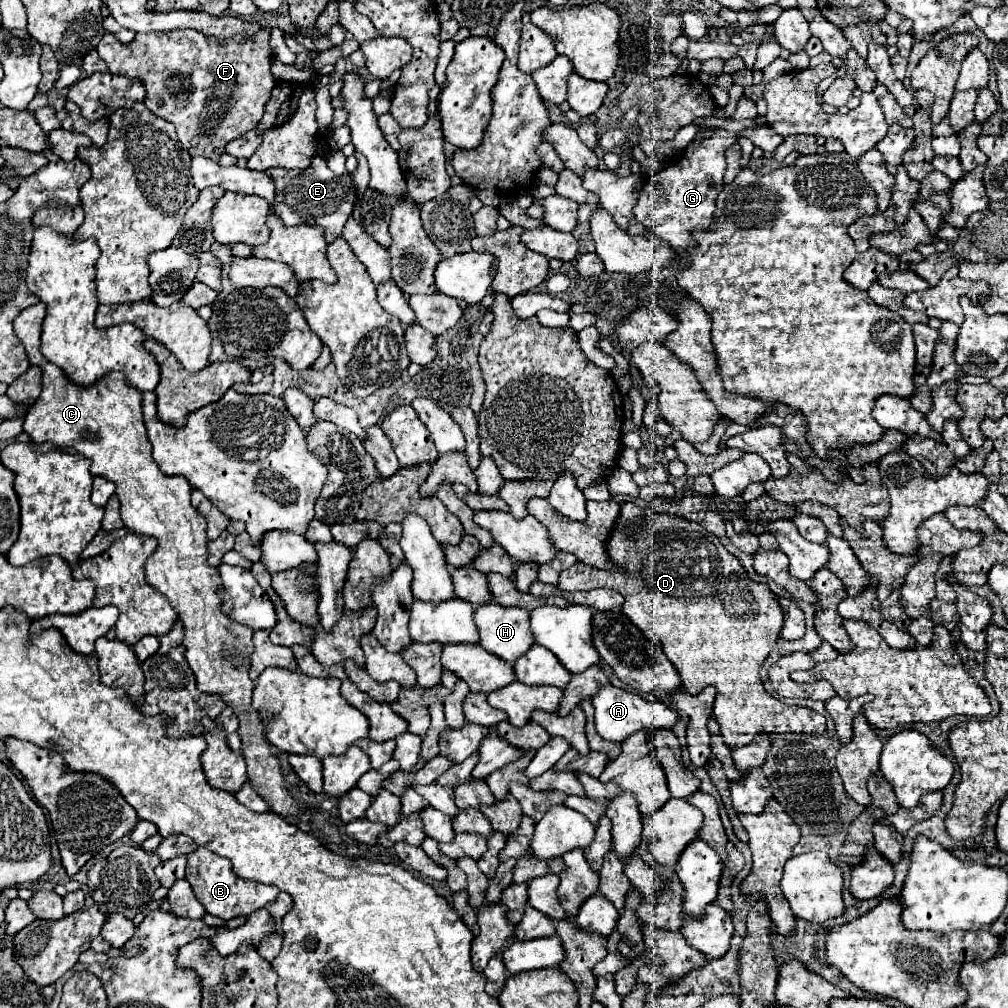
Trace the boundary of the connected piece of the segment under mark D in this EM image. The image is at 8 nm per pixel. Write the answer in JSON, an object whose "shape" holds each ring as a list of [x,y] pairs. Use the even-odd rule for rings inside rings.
{"shape":[[[628,501],[620,507],[620,515],[606,541],[606,553],[616,569],[594,569],[578,561],[570,569],[560,571],[558,587],[564,591],[610,587],[622,593],[626,617],[646,637],[649,638],[650,629],[662,641],[664,655],[680,673],[682,685],[688,693],[700,693],[702,687],[716,685],[714,717],[728,747],[746,745],[758,733],[822,733],[826,729],[826,719],[820,713],[800,705],[786,705],[764,691],[758,669],[776,647],[782,629],[782,611],[768,585],[752,581],[742,563],[720,543],[718,537],[680,515],[656,513]]]}

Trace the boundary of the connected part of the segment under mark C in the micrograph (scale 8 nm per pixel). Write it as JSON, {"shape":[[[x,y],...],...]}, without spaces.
{"shape":[[[44,303],[30,305],[28,309],[20,311],[20,315],[14,319],[14,333],[22,341],[28,359],[32,365],[38,365],[42,369],[42,393],[36,399],[36,403],[28,409],[24,417],[24,431],[32,437],[34,443],[54,443],[54,445],[68,445],[70,449],[76,449],[86,459],[92,461],[90,471],[92,475],[106,477],[114,481],[116,495],[120,499],[120,515],[124,525],[134,533],[148,533],[150,537],[158,539],[156,553],[146,561],[146,577],[150,585],[158,587],[170,603],[174,605],[174,611],[178,613],[178,619],[184,625],[184,647],[186,647],[186,661],[196,675],[197,688],[204,693],[218,693],[222,699],[250,699],[250,693],[254,689],[254,681],[250,679],[250,637],[252,629],[232,621],[222,611],[222,595],[224,589],[220,585],[218,569],[208,565],[206,557],[206,521],[198,515],[198,511],[190,505],[190,483],[184,477],[170,477],[160,471],[152,457],[152,445],[146,435],[146,427],[142,421],[142,393],[136,389],[130,389],[126,381],[122,381],[120,373],[110,373],[110,377],[98,381],[98,385],[90,387],[76,387],[70,383],[62,369],[58,369],[54,363],[46,361],[46,357],[40,353],[40,333],[42,333],[42,319],[46,315]]]}

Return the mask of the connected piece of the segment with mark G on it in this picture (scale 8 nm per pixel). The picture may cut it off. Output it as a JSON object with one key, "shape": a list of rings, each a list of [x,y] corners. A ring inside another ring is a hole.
{"shape":[[[698,129],[696,139],[684,149],[682,157],[668,163],[662,171],[644,179],[642,195],[634,207],[634,217],[654,237],[666,241],[674,253],[682,253],[692,245],[694,229],[708,229],[714,219],[716,197],[722,189],[722,177],[726,169],[724,151],[736,143],[736,135],[726,129]],[[710,135],[710,137],[702,137]],[[702,137],[702,139],[698,139]]]}

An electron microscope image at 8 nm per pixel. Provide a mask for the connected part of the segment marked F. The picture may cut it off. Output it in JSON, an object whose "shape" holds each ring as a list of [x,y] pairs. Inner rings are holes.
{"shape":[[[262,27],[258,41],[226,47],[192,29],[136,33],[132,43],[126,45],[104,33],[98,53],[110,73],[138,79],[146,87],[146,107],[158,117],[172,121],[182,147],[192,157],[200,155],[218,161],[232,139],[258,127],[276,85],[276,79],[270,75],[272,51],[268,31],[270,27]]]}

